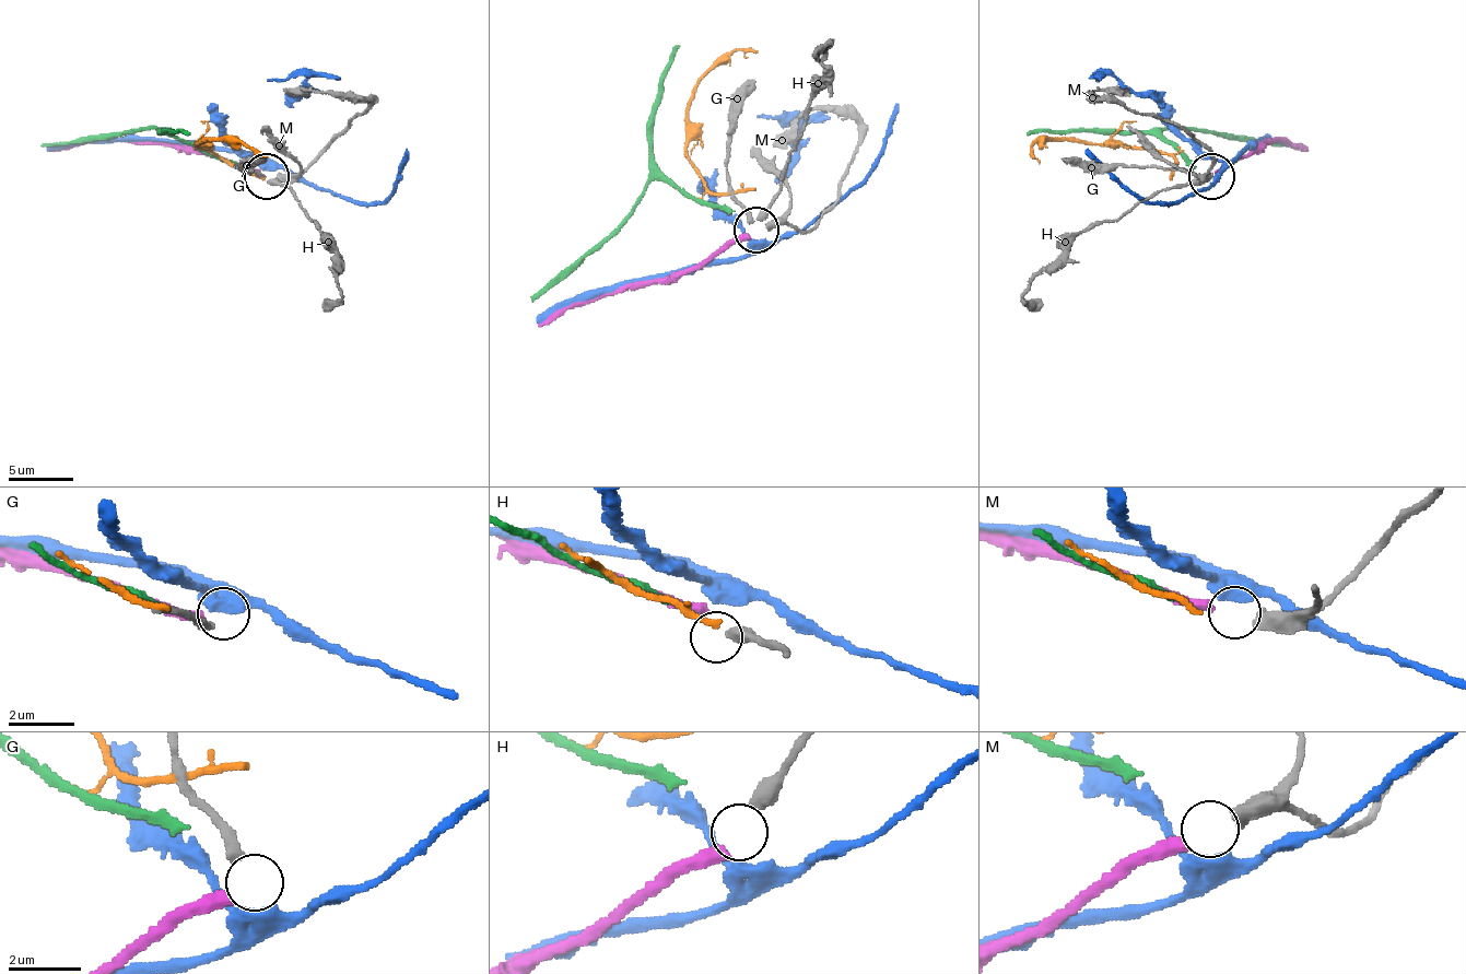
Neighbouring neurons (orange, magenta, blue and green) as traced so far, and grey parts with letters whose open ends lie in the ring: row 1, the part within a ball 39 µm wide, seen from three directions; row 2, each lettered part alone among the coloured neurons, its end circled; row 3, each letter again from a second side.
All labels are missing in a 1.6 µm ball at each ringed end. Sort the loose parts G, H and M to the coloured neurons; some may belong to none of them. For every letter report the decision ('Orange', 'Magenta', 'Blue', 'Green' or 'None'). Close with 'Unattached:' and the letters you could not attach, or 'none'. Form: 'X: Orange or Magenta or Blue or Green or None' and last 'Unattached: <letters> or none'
G: Blue
H: None
M: Magenta
Unattached: H

